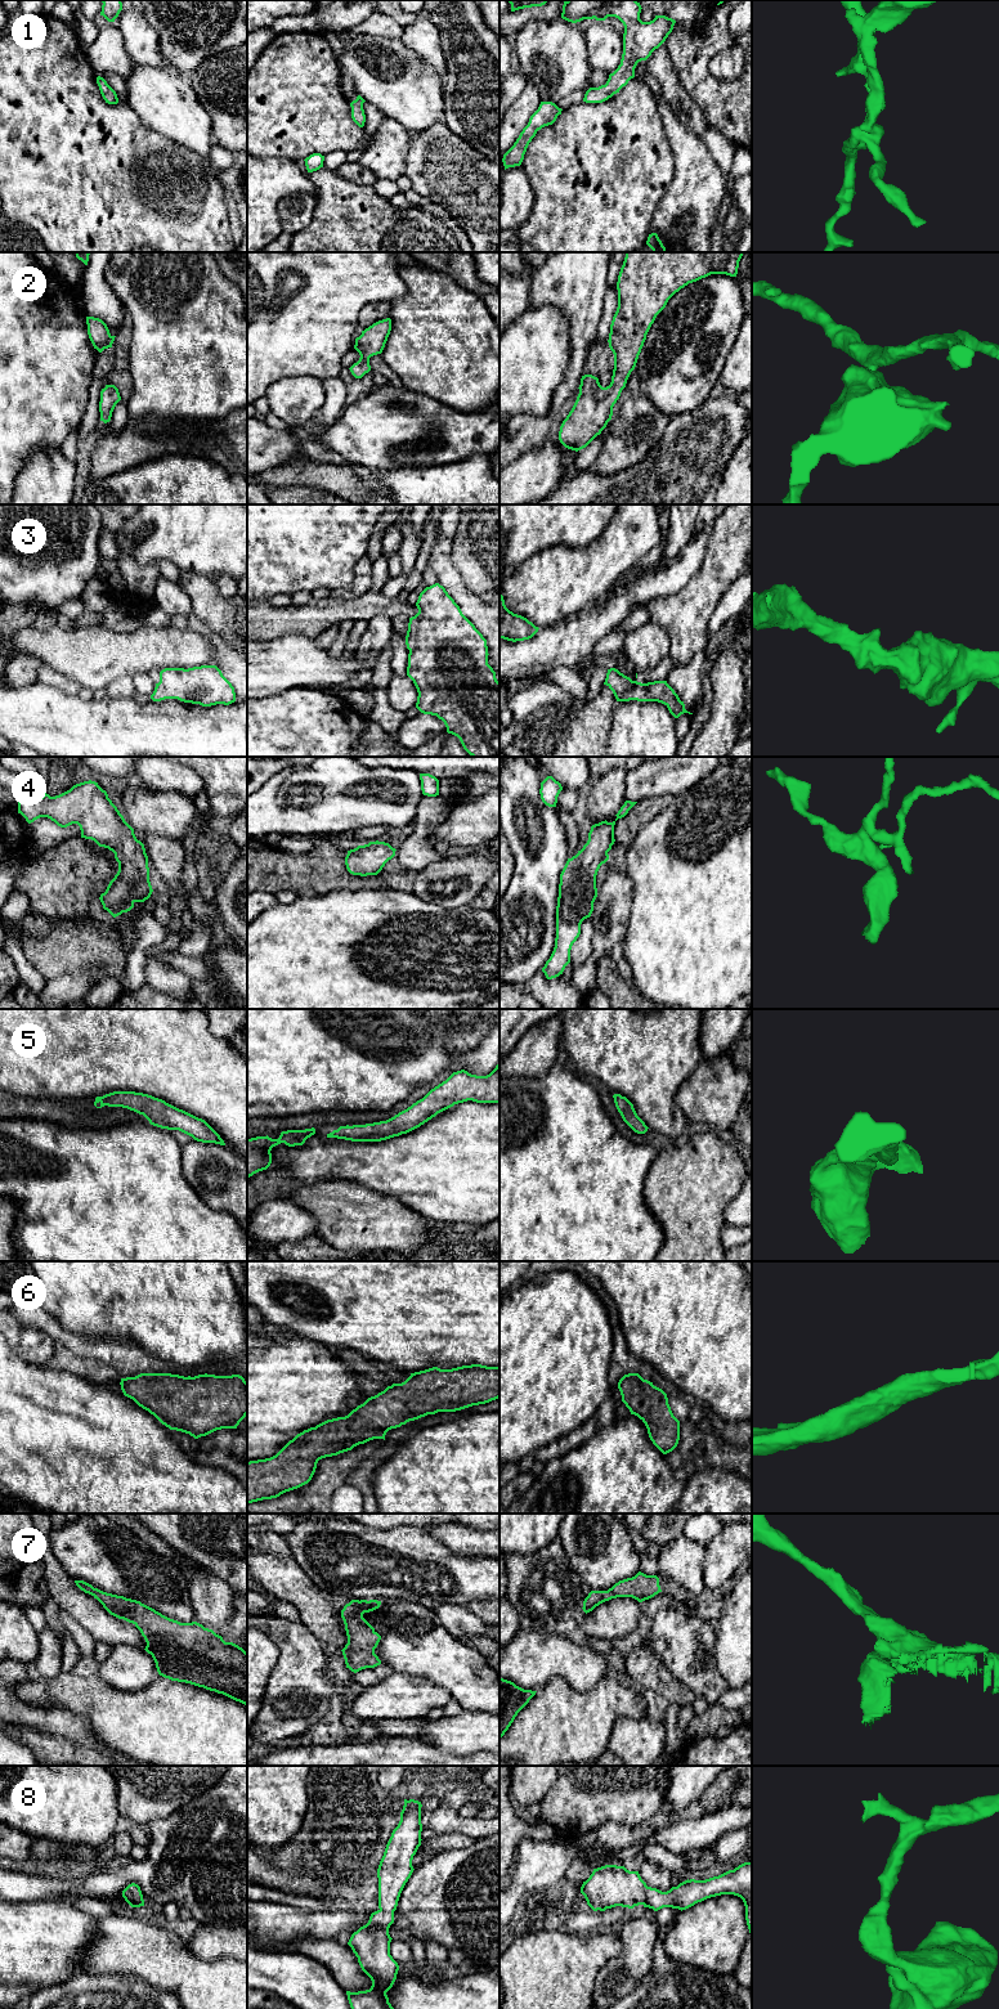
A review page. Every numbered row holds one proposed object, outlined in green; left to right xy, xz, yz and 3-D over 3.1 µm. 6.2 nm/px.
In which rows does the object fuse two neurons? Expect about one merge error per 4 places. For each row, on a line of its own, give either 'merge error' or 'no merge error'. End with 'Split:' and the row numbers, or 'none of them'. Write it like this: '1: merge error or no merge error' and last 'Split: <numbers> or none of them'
1: no merge error
2: no merge error
3: no merge error
4: merge error
5: no merge error
6: no merge error
7: no merge error
8: no merge error
Split: 4

